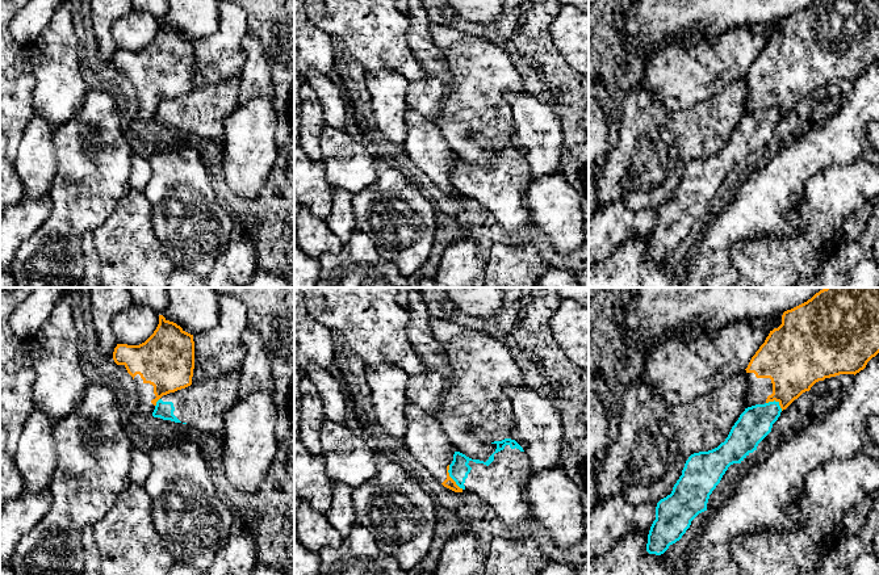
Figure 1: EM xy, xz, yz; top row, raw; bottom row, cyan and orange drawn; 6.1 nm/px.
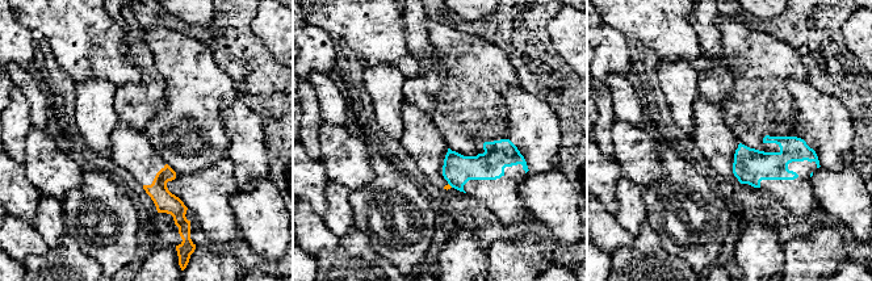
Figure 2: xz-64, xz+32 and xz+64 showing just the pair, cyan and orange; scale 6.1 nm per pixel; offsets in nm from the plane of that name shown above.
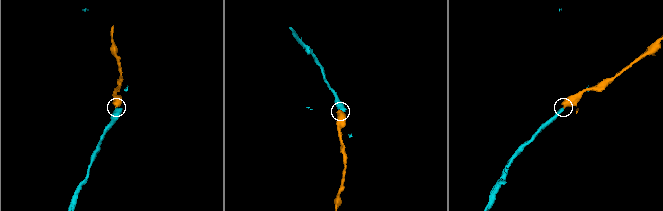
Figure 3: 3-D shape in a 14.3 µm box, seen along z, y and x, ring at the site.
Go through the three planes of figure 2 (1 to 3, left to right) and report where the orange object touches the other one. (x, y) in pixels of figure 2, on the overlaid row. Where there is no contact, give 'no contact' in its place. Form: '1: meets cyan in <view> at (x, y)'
1: no contact
2: meets cyan in xz+32 at (451, 185)
3: no contact

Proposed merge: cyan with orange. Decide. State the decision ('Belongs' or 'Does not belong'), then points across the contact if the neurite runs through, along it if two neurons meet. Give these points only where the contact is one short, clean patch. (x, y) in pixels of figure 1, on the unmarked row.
Does not belong. Boundary: xz (448, 171), (448, 181), (463, 194)

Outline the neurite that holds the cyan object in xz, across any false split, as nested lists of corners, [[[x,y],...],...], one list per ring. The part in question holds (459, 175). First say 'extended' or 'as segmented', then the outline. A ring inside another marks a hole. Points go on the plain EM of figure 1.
extended | [[[505,144],[491,150],[497,155],[486,168],[455,158],[448,179],[460,194],[477,200],[491,211],[505,232],[514,232],[531,224],[523,200],[531,169],[515,146]]]

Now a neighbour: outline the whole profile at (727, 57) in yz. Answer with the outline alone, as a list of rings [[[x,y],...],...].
[[[741,26],[719,35],[704,35],[694,46],[682,42],[665,43],[657,49],[640,83],[662,98],[669,109],[687,109],[713,97],[729,81],[745,76],[769,39],[769,34],[755,34],[748,26]]]

